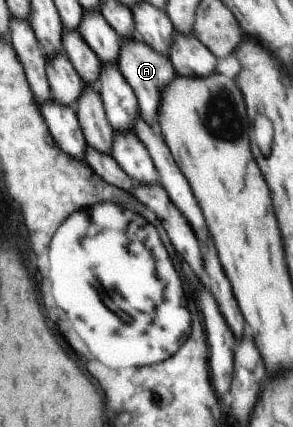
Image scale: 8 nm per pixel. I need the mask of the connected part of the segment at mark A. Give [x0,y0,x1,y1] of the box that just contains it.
[116,37,176,134]

